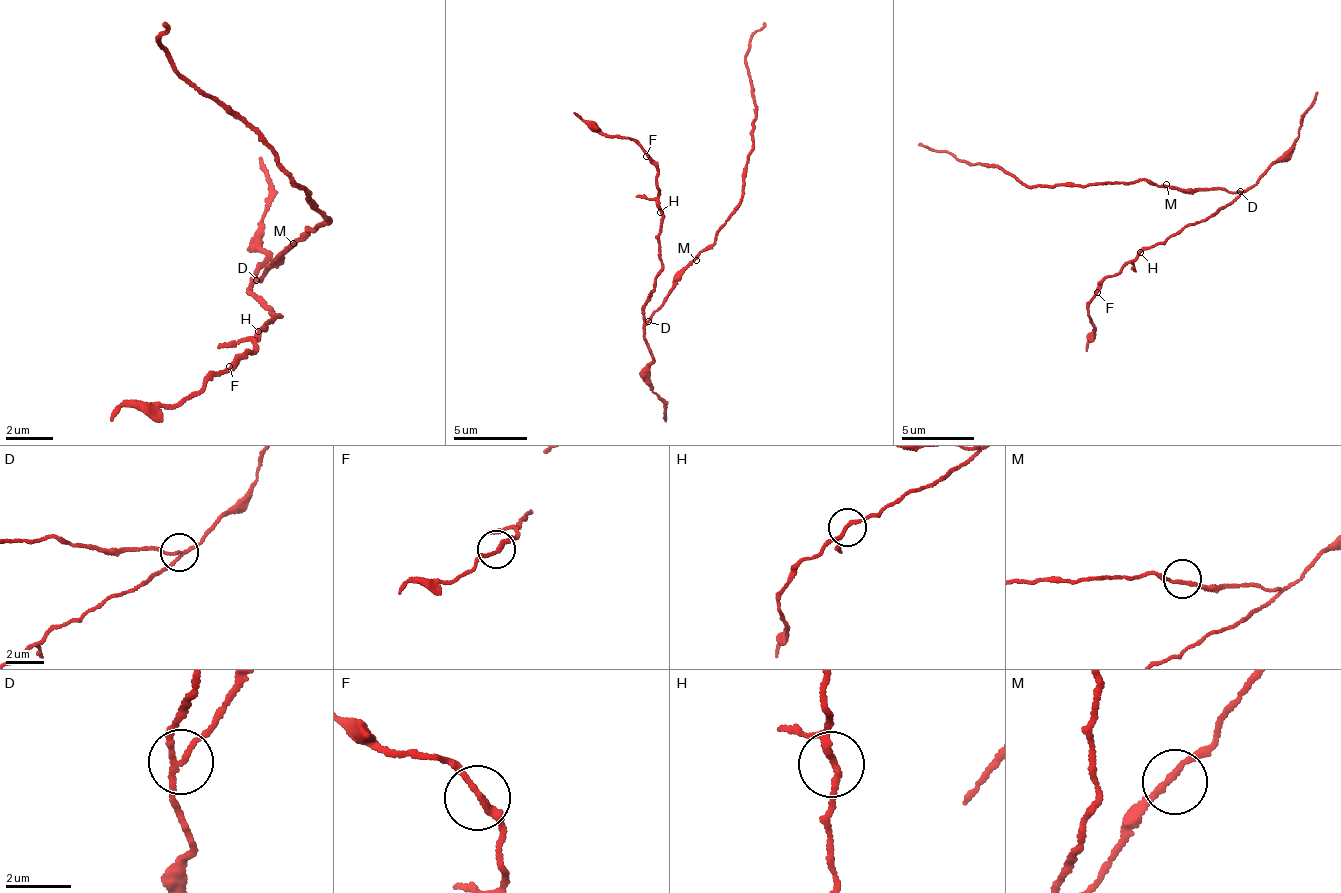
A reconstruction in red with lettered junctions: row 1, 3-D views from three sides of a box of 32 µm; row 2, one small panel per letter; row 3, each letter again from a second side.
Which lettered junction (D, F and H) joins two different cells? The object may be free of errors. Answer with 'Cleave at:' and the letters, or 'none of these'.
Cleave at: D

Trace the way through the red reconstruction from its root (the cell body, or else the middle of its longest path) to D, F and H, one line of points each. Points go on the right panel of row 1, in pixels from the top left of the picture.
D: (1186, 189), (1210, 191), (1215, 188), (1234, 194), (1239, 191)
F: (1186, 189), (1215, 188), (1234, 194), (1233, 202), (1207, 220), (1144, 248), (1134, 260), (1108, 276), (1097, 292)
H: (1186, 189), (1210, 191), (1215, 188), (1234, 194), (1233, 202), (1217, 214), (1170, 233), (1163, 241), (1140, 252)

